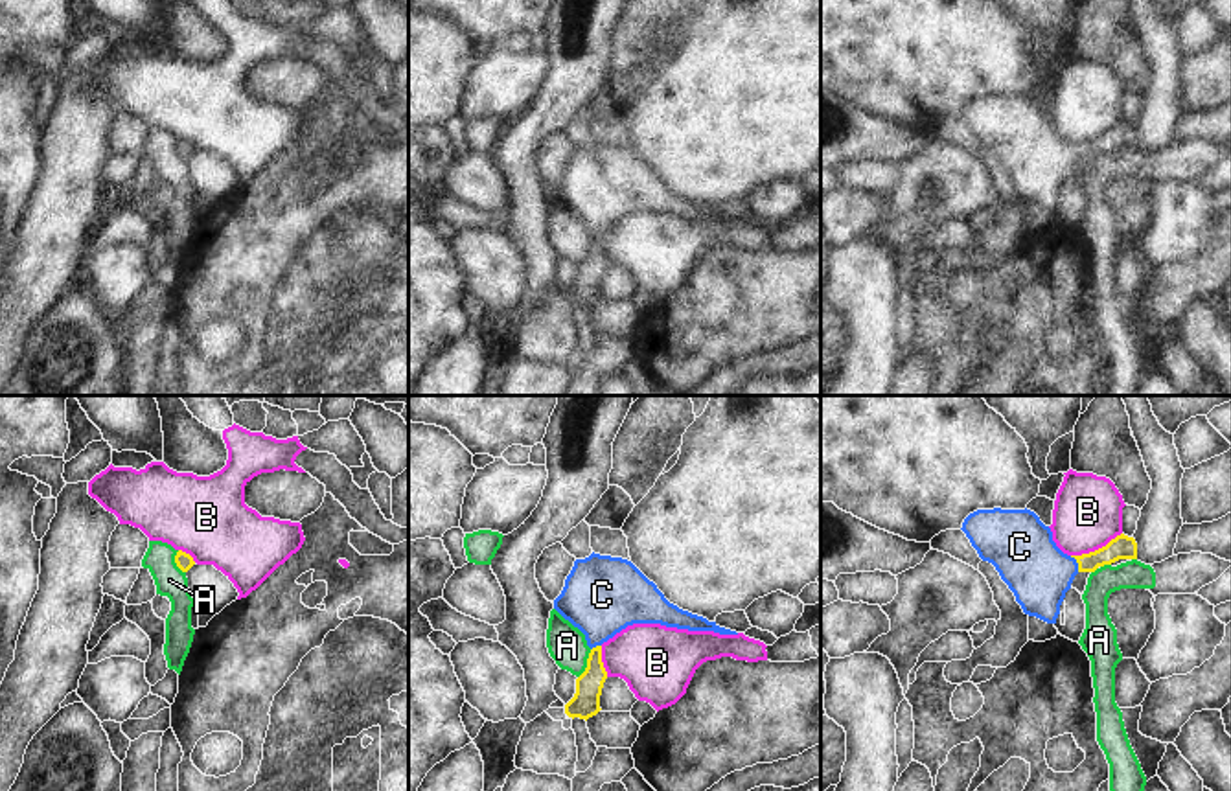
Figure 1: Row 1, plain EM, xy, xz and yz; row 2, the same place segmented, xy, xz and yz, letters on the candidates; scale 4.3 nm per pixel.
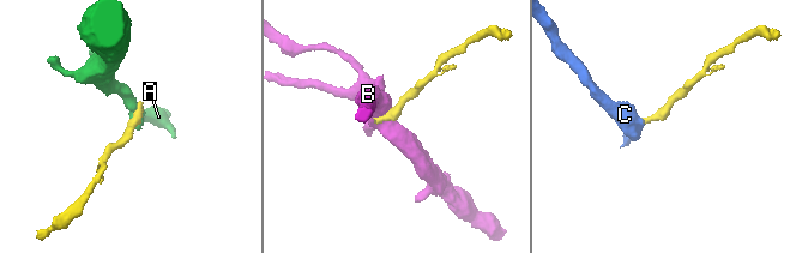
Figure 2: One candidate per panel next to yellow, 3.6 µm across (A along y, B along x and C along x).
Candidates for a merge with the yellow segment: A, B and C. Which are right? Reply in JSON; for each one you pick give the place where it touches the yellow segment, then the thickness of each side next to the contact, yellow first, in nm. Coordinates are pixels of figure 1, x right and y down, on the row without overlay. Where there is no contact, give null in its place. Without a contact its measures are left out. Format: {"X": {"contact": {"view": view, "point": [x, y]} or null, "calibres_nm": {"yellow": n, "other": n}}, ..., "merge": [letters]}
{"C": {"contact": {"view": "yz", "point": [1077, 149]}, "calibres_nm": {"yellow": 110, "other": 280}}, "merge": ["C"]}

